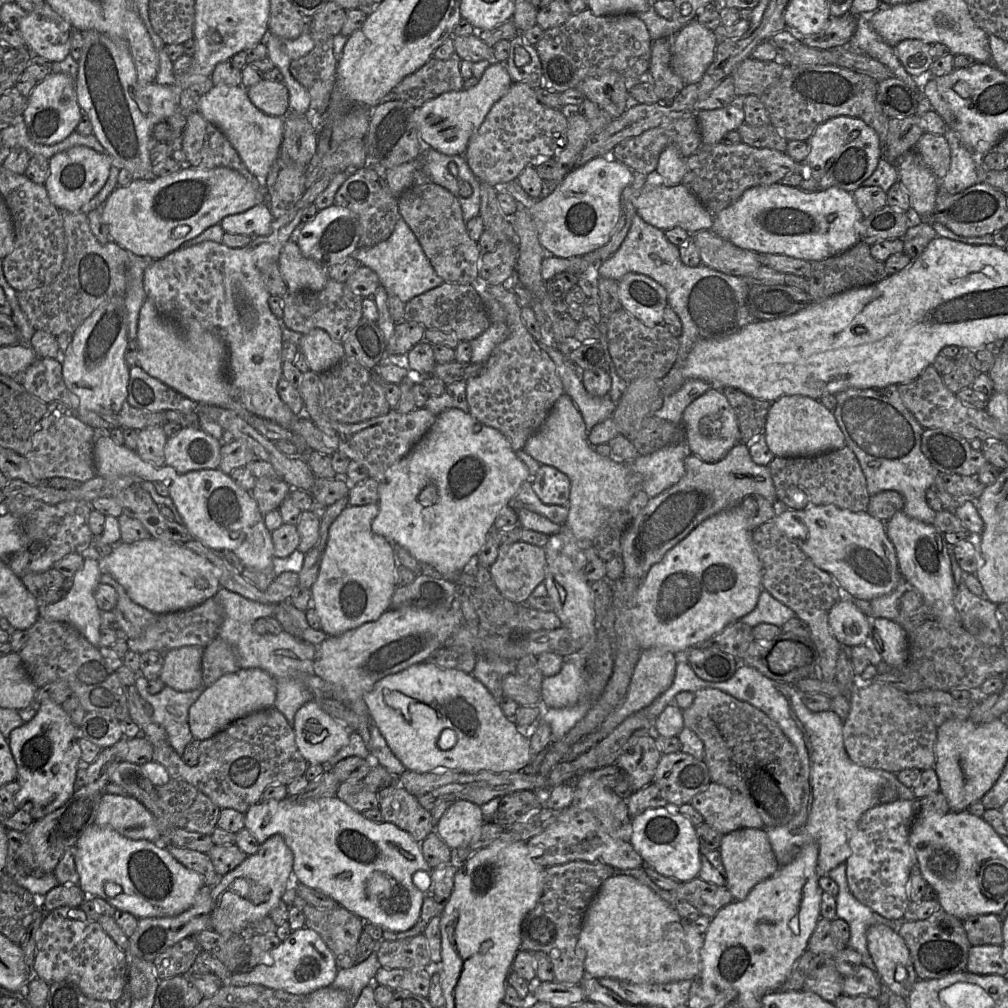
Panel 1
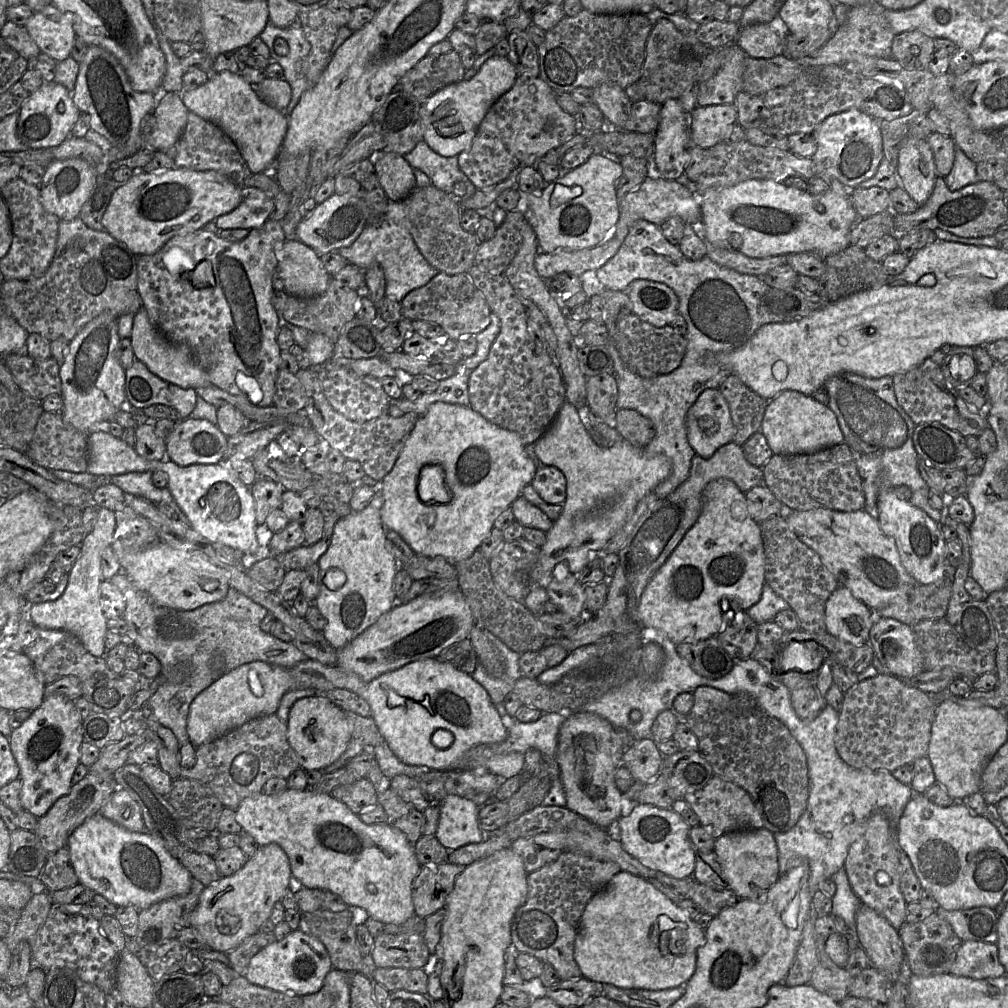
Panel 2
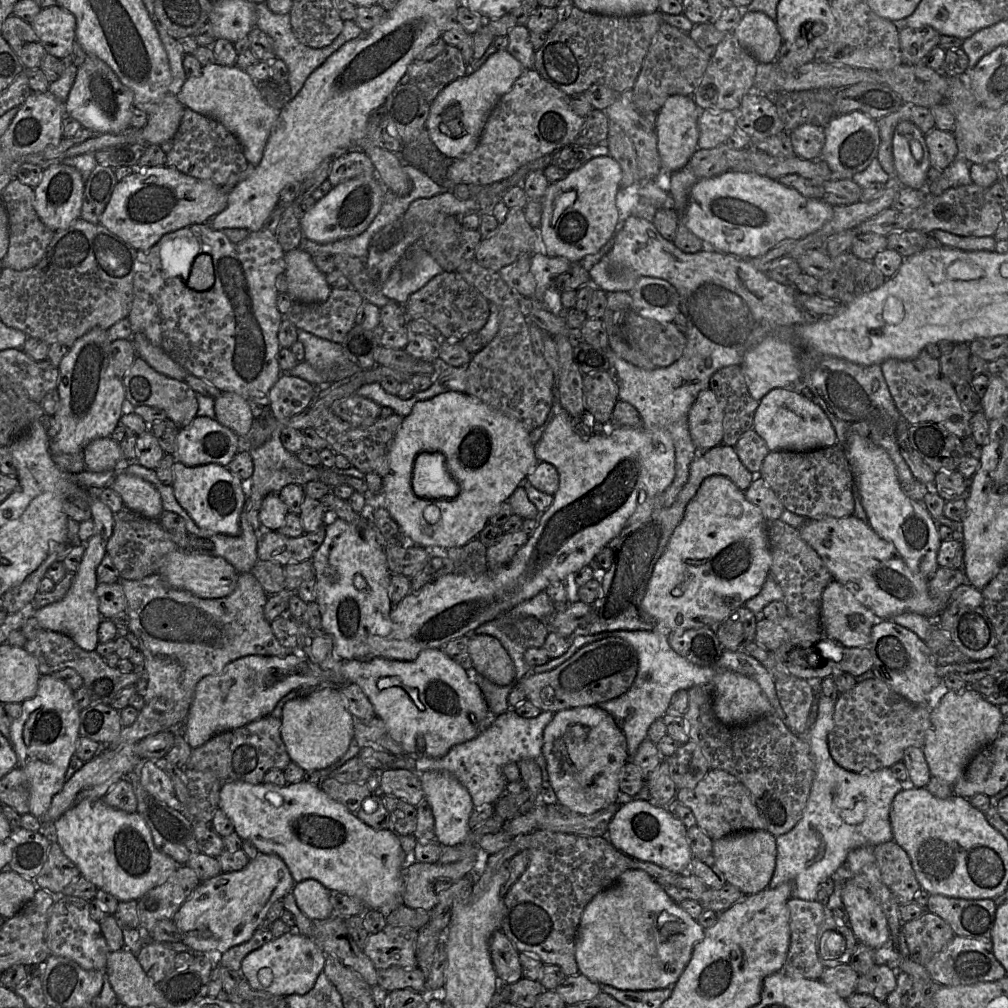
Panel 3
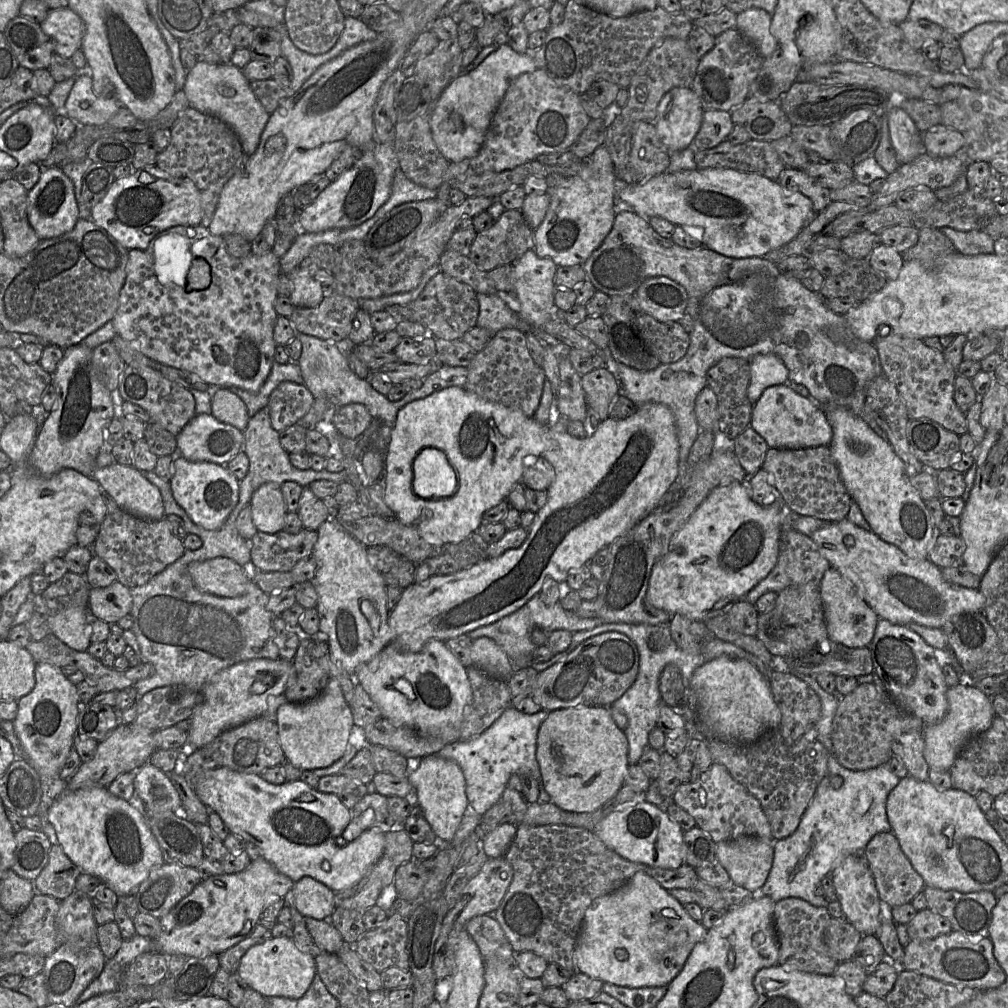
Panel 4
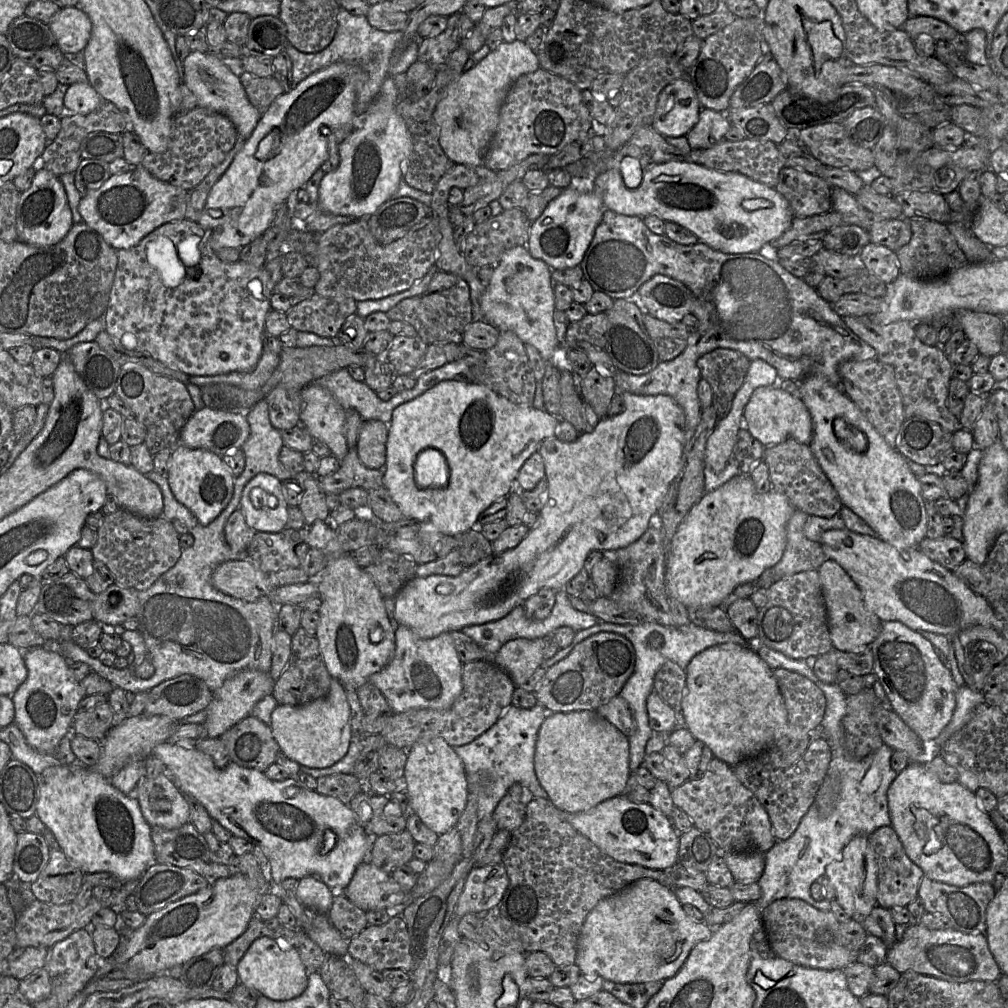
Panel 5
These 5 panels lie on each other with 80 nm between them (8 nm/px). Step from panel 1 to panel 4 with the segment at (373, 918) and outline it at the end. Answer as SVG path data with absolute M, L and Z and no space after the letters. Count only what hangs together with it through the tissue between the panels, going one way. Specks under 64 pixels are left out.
M217 767L203 771L203 777L196 783L194 791L210 812L216 812L221 817L230 833L255 844L260 849L261 856L294 883L309 876L334 893L352 888L368 874L384 851L385 833L378 830L367 829L354 840L343 841L342 834L351 821L351 810L336 795L319 792L300 780L275 785L257 774Z

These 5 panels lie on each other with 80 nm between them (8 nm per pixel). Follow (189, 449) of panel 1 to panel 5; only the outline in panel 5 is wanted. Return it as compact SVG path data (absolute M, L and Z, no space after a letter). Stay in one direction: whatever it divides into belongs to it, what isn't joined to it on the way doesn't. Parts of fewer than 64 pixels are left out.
M204 406L188 419L180 433L179 443L192 449L205 449L221 457L239 450L250 435L245 412Z

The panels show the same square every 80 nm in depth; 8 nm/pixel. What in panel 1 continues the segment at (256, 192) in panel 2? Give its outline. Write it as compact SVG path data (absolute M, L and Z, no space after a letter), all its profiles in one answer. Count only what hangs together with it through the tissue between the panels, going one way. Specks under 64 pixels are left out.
M262 202L242 213L224 217L219 224L225 232L244 234L253 238L268 235L272 220L269 207Z

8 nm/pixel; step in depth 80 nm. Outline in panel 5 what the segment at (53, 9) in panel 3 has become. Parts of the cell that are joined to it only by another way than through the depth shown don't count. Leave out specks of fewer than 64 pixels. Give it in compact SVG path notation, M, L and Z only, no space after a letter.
M78 6L60 8L48 25L63 54L83 51L92 31L89 16Z

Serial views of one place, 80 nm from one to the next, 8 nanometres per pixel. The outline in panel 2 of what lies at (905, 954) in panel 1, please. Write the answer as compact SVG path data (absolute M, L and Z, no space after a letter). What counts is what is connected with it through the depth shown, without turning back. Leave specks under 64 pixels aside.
M861 904L856 913L856 931L859 946L865 950L872 967L896 982L905 959L898 931L865 904Z

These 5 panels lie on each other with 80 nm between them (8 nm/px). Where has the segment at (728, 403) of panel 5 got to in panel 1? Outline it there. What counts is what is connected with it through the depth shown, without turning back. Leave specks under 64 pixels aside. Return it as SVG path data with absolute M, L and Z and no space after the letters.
M725 387L722 391L737 417L740 443L749 445L756 438L764 435L767 415L772 403L753 398L732 387Z

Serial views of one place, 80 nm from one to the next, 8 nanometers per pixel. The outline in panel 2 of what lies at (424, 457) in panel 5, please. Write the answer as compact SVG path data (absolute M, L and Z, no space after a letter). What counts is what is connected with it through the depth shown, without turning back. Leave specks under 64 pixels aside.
M440 465L424 466L419 474L417 494L423 503L447 503L450 491L445 485L444 470Z

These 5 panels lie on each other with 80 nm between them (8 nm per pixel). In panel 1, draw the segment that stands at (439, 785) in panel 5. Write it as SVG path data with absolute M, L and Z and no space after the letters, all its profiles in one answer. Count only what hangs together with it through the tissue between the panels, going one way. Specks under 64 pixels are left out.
M464 799L455 800L435 826L435 832L451 849L469 845L484 824L481 807Z

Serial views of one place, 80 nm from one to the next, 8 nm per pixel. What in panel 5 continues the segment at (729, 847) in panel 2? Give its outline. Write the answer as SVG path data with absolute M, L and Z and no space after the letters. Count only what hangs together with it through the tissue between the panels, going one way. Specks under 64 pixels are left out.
M718 850L736 883L758 883L765 868L765 853L730 853Z

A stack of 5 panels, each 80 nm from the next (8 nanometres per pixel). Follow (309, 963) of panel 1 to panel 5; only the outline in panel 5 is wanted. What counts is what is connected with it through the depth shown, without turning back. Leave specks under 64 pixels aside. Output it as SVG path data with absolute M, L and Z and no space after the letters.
M269 937L256 939L237 965L239 982L274 1001L288 1001L300 996L308 986L308 971L295 947Z

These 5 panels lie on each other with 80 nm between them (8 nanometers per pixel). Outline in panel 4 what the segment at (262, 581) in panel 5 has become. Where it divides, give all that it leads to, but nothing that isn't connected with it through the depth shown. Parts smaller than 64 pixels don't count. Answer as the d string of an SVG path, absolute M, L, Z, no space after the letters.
M225 557L192 562L189 565L189 573L199 590L227 598L244 595L249 589L249 582L254 581L256 570L251 561L243 567Z

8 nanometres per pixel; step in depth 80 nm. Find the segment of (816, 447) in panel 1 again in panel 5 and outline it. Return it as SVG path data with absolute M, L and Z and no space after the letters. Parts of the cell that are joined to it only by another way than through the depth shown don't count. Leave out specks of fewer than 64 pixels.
M760 387L752 395L743 414L743 425L765 448L795 440L809 445L813 438L810 412L800 397L791 395L780 387Z

